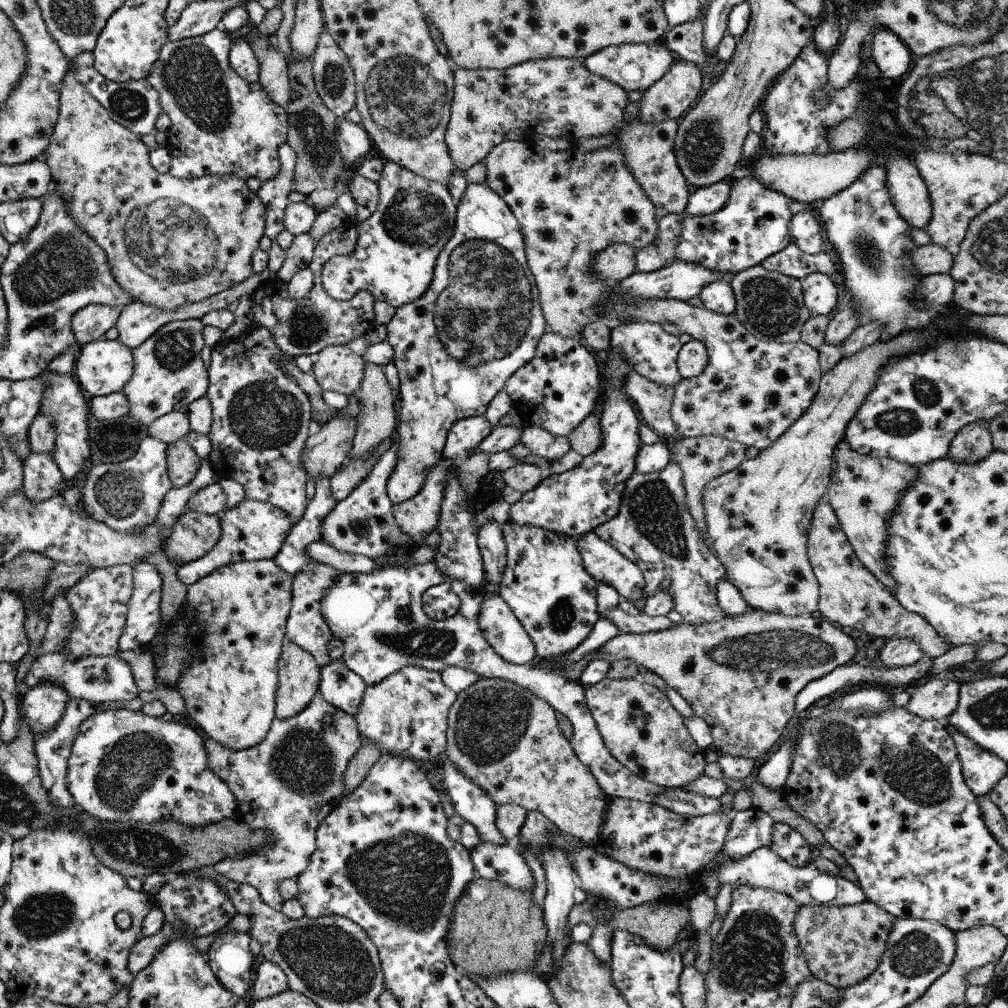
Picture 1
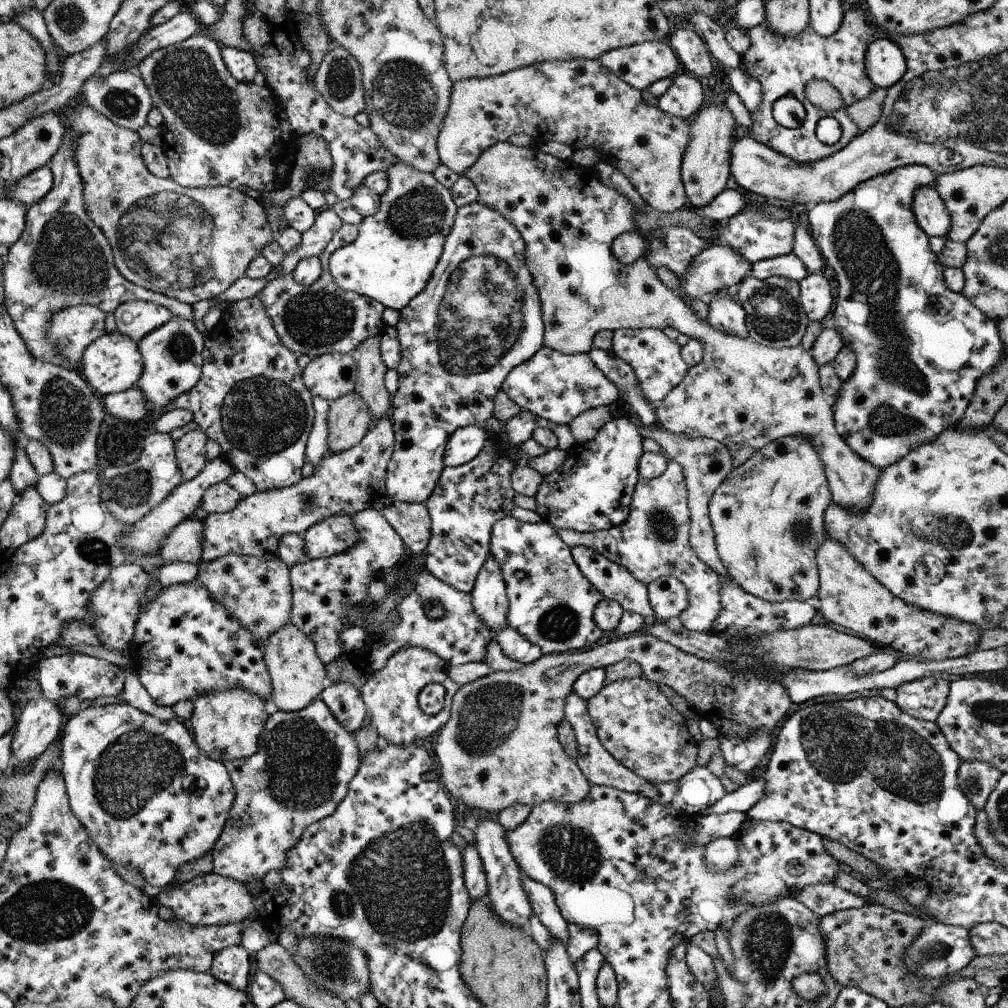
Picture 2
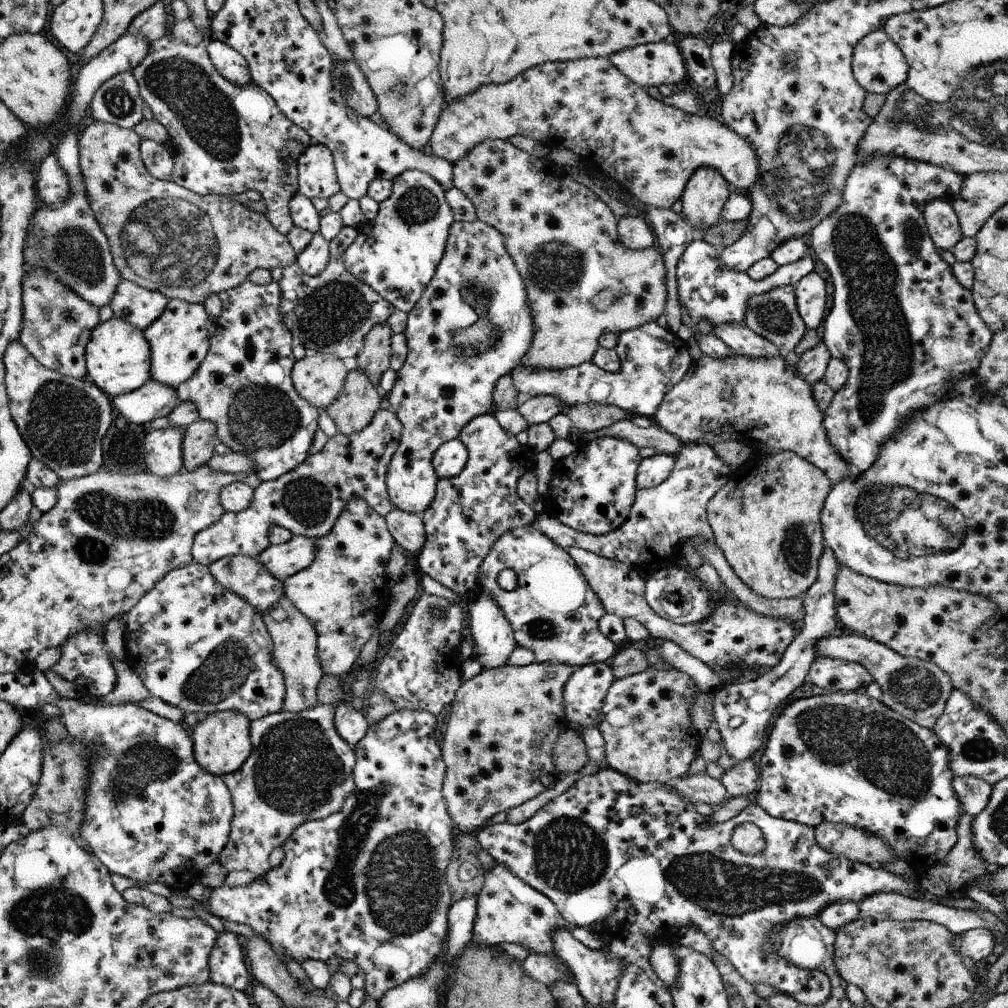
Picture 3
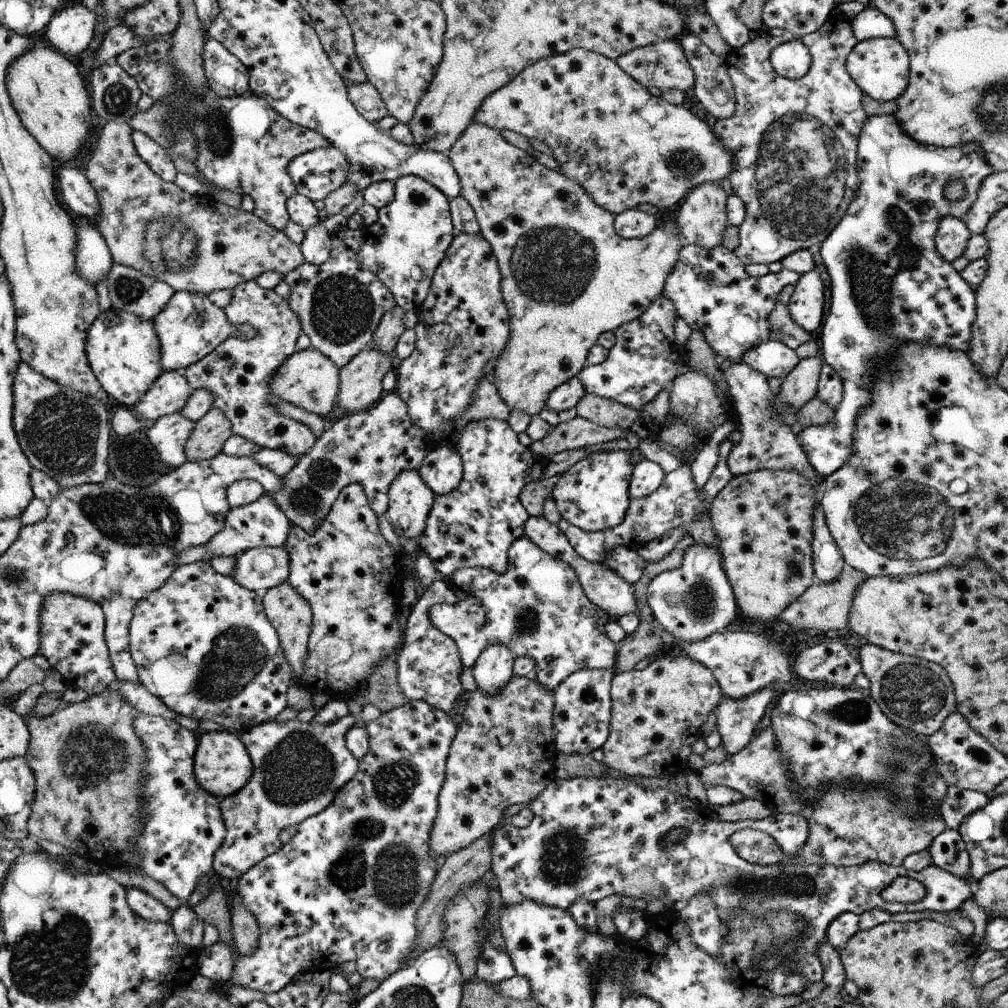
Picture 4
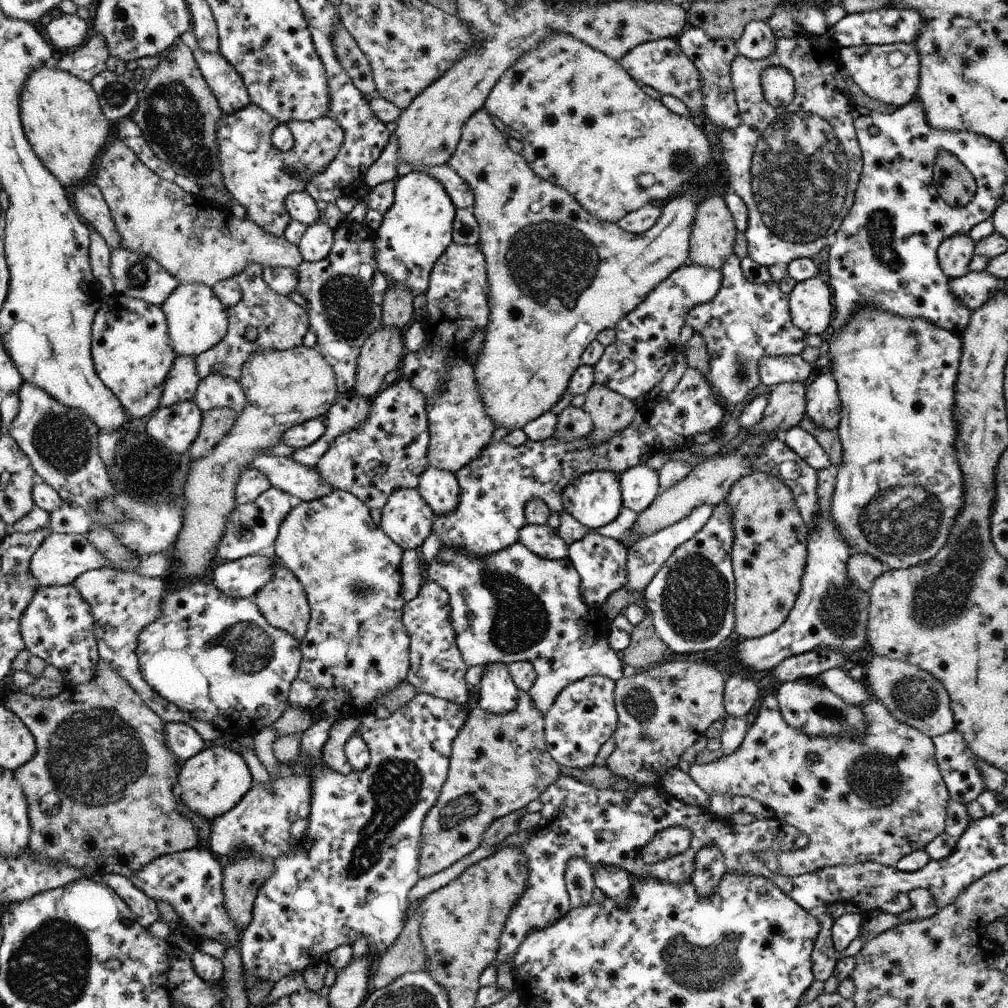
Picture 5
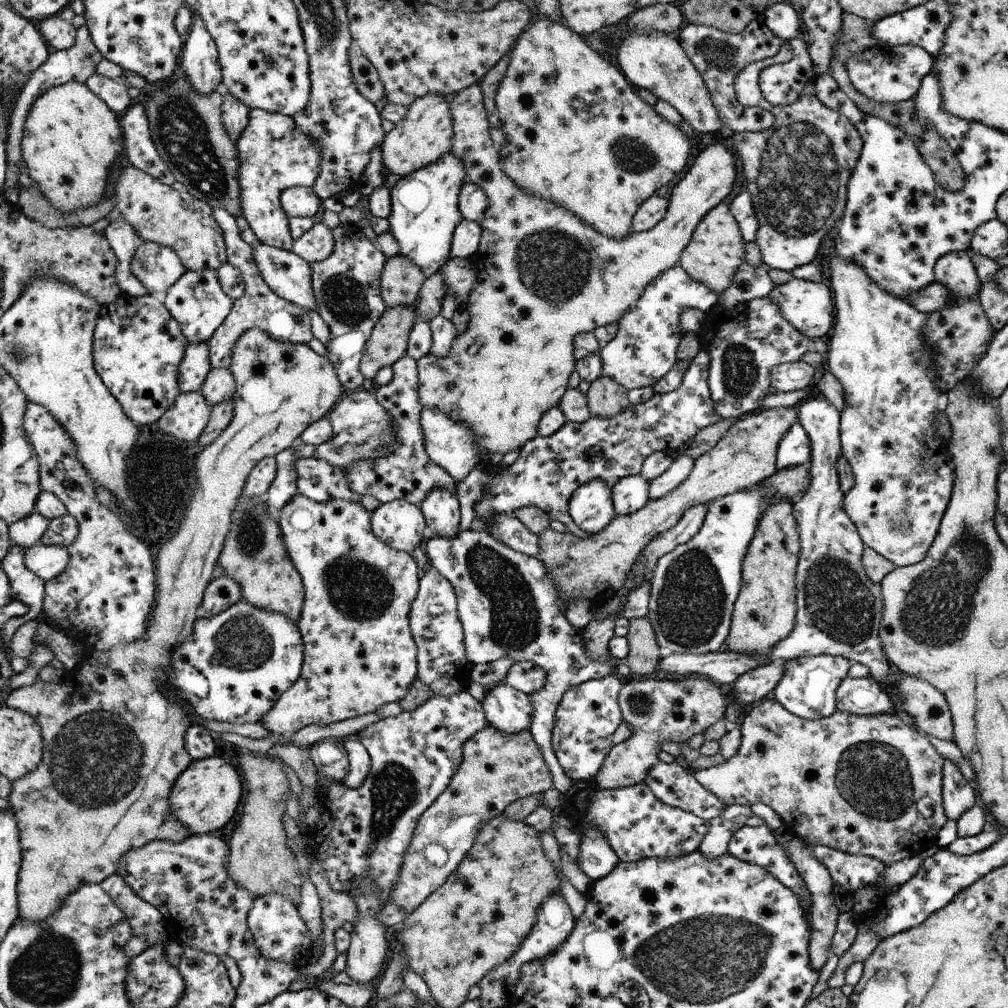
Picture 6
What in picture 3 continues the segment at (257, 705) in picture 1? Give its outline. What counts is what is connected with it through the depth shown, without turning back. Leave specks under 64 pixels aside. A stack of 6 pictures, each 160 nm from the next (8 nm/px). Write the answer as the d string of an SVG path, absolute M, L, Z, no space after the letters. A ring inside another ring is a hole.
M249 556L224 557L209 565L209 569L221 585L247 599L263 614L286 594L283 582L272 576L259 560ZM220 711L200 717L197 726L192 728L196 762L205 771L220 777L242 769L255 750L255 746L251 743L251 724L248 719L240 711Z

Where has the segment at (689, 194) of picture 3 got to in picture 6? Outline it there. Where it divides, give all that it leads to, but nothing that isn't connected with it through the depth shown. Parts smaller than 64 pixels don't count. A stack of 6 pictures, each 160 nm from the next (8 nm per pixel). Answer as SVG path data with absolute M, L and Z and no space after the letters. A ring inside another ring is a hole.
M721 202L699 222L691 242L686 246L679 258L678 265L692 279L706 284L719 296L734 282L739 266L745 261L745 244L743 233L739 229L739 221L731 212L731 208Z

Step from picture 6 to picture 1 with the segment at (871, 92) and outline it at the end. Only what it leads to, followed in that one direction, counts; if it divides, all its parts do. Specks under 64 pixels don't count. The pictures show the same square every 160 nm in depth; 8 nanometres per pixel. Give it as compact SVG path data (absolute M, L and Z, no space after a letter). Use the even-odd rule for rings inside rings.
M880 28L875 33L872 42L872 58L878 66L878 71L880 70L887 80L894 82L903 80L904 74L910 70L909 49L894 32L886 28Z

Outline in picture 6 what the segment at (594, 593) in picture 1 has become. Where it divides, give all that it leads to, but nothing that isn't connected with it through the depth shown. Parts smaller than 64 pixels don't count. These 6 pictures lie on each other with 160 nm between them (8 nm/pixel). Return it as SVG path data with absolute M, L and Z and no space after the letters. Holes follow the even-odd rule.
M478 527L460 531L451 539L432 537L425 541L425 548L429 566L444 575L458 592L466 652L474 666L510 657L516 662L532 661L546 671L545 687L531 694L535 712L529 729L550 768L552 787L565 793L573 780L563 771L552 746L555 713L567 690L615 674L617 662L592 659L587 654L584 635L566 617L568 604L564 595L559 594L555 576L542 560L512 550Z

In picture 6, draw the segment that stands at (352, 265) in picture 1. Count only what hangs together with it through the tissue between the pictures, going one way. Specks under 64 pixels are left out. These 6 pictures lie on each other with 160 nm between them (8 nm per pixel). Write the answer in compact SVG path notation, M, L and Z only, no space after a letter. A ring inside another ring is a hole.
M450 152L431 165L389 182L391 213L387 218L390 232L398 241L399 254L415 262L425 275L438 273L451 257L456 228L462 223L459 194L466 183L467 167Z

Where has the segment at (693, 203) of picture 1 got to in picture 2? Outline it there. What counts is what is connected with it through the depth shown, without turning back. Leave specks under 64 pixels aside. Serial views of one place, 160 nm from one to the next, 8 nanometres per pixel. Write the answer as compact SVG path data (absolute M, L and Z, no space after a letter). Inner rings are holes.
M730 187L723 190L708 206L694 209L694 214L699 217L708 217L711 221L728 220L747 206L749 200L744 198L743 191L737 187Z

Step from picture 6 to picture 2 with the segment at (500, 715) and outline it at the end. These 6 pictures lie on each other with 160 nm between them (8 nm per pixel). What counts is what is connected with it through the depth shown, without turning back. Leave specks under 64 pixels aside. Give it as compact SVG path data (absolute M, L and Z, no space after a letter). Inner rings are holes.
M492 556L480 569L475 588L470 593L475 612L492 631L492 636L509 624L507 590L500 565Z

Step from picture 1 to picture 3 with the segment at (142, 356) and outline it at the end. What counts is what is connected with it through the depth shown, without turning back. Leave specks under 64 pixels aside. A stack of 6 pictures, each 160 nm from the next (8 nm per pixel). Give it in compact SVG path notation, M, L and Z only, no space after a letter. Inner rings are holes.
M169 299L160 318L143 330L151 347L151 378L176 388L194 376L210 352L215 320L203 304Z

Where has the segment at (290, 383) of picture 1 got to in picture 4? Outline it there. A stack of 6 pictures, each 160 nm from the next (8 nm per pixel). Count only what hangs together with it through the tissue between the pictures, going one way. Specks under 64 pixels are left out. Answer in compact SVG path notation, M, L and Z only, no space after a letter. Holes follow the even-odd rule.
M255 279L236 285L232 300L224 310L233 325L252 325L257 330L255 337L249 341L227 338L202 360L182 370L183 375L193 389L212 391L215 398L212 407L223 410L231 419L236 436L262 445L264 449L282 449L291 455L305 455L318 438L306 424L280 414L279 402L273 400L274 391L271 390L271 378L288 361L290 354L296 352L296 340L303 331L299 315L274 289L264 289Z

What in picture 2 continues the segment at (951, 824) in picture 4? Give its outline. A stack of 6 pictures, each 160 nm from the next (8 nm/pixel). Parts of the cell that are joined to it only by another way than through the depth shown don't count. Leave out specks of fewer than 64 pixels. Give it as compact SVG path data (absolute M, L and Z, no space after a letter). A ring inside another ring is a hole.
M962 761L958 769L958 786L977 811L986 804L991 790L1003 774L984 761Z

